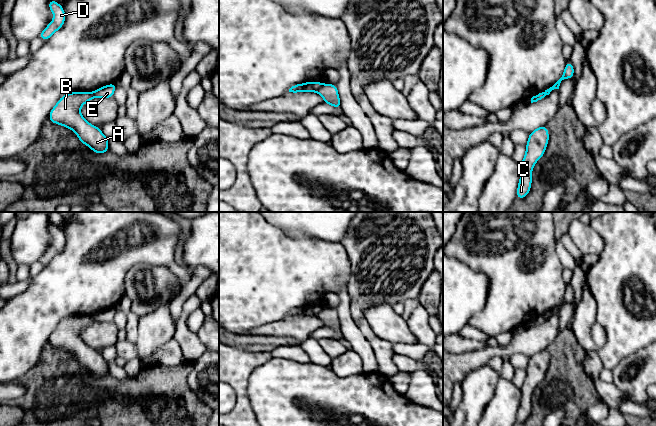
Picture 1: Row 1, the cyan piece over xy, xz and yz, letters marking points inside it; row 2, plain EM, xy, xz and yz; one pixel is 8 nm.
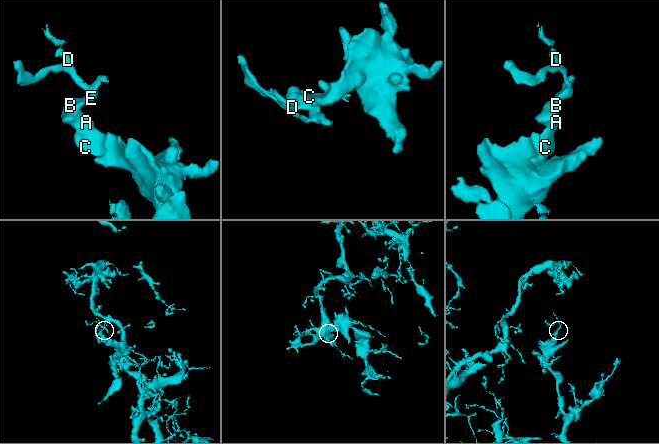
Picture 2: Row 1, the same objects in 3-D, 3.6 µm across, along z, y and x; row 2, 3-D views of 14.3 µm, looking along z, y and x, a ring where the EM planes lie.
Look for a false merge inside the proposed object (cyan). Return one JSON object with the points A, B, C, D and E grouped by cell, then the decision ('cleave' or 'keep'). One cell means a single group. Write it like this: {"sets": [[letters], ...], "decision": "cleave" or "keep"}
{"sets": [["A", "B", "C"], ["D", "E"]], "decision": "cleave"}

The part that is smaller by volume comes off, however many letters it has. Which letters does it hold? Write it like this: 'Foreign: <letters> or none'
Foreign: D, E

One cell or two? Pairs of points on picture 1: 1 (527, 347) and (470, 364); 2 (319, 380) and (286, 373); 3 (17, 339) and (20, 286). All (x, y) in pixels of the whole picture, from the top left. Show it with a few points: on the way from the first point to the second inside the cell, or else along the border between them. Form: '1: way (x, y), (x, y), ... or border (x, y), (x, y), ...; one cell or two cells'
1: way (513, 347), (507, 351), (493, 351), (484, 355); one cell
2: way (311, 380), (294, 380); one cell
3: border (32, 278), (31, 284), (24, 291), (10, 298); two cells

